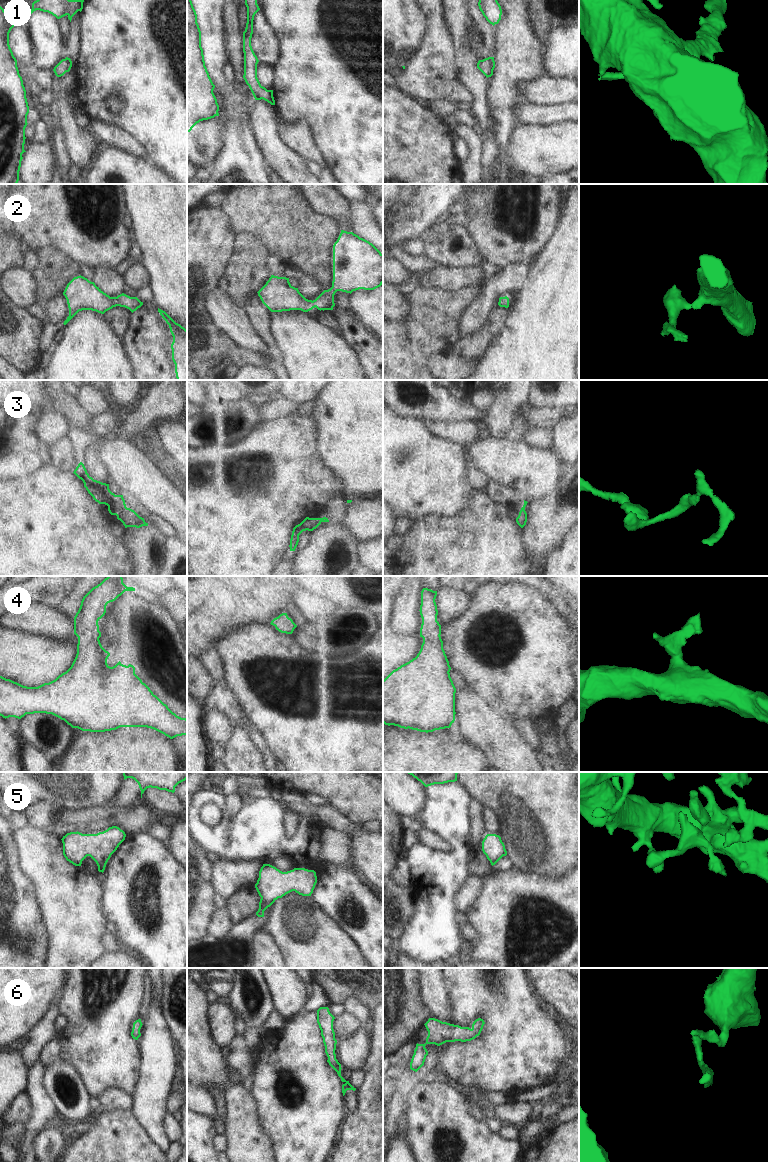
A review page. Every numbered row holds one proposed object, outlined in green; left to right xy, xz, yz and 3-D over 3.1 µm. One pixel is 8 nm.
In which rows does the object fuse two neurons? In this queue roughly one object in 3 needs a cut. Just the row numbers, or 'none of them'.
none of them

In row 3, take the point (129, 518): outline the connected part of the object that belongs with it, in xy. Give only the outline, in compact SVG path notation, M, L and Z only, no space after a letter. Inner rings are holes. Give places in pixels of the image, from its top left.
M82 462L78 464L73 472L84 483L84 487L93 499L99 504L108 506L111 515L116 515L125 528L148 526L144 518L140 517L134 510L127 508L123 495L115 495L109 489L109 484L94 480L89 476Z

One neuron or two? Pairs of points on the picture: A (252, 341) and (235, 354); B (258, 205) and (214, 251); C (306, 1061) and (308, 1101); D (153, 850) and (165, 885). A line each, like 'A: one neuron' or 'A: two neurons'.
A: two neurons
B: two neurons
C: one neuron
D: one neuron

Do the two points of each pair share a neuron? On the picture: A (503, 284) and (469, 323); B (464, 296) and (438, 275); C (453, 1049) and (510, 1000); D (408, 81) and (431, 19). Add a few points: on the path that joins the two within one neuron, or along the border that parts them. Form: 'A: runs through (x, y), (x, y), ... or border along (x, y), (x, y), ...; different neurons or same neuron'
A: runs through (493, 293), (476, 313); same neuron
B: border along (475, 284), (451, 292), (434, 289); different neurons
C: runs through (471, 1049), (475, 1049), (506, 1018); same neuron
D: runs through (423, 66), (432, 57), (432, 34); same neuron

